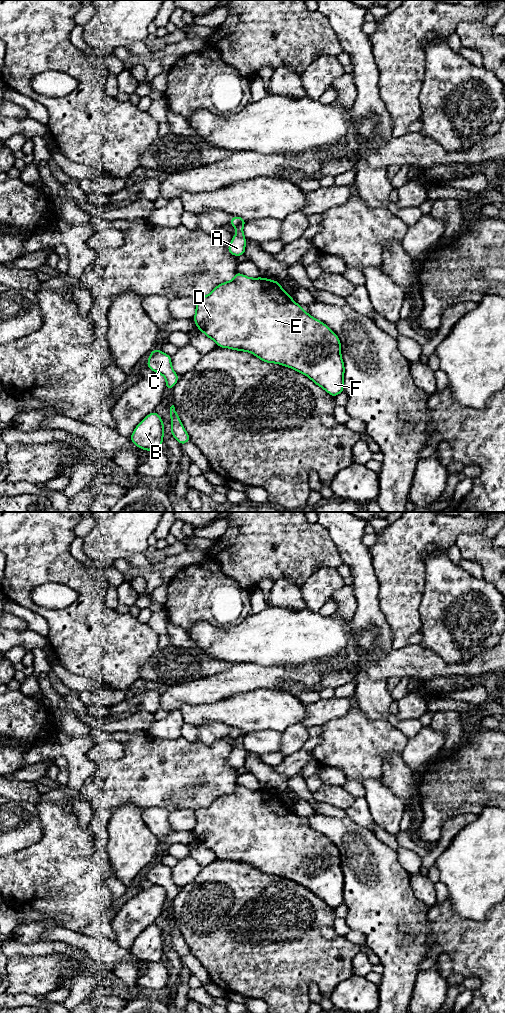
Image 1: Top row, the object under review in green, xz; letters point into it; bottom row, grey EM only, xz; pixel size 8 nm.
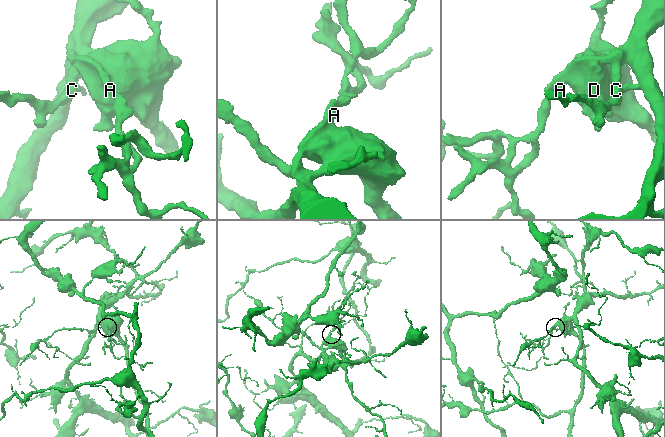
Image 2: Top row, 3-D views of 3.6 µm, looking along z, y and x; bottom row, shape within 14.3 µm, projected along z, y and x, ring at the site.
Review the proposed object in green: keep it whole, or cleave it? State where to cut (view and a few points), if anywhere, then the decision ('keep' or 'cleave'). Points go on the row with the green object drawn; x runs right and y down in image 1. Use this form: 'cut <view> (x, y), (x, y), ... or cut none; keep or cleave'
cut xz (242, 226), (236, 227); cleave

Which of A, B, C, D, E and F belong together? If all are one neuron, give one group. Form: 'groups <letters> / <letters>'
groups A C D E F / B

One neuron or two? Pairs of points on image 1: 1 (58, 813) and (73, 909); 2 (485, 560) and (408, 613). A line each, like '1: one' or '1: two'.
1: one
2: two

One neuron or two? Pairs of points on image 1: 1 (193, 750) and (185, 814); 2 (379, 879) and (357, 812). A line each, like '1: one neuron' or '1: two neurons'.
1: two neurons
2: two neurons

